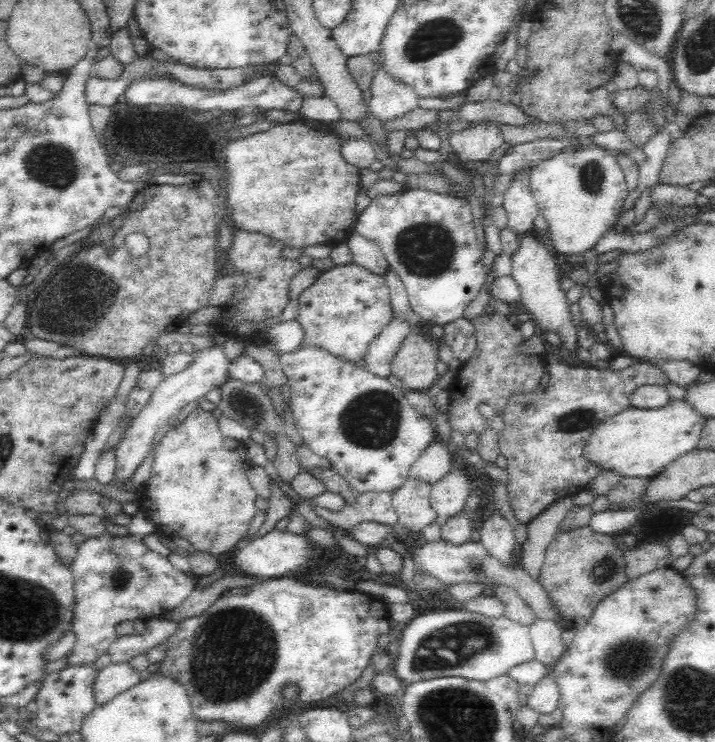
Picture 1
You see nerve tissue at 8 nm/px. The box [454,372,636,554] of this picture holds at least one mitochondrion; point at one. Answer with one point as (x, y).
(573, 419)

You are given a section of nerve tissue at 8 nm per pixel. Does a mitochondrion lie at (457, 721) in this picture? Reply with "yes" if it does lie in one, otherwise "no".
yes

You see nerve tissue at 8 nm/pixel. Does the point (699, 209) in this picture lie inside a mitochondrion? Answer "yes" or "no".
no

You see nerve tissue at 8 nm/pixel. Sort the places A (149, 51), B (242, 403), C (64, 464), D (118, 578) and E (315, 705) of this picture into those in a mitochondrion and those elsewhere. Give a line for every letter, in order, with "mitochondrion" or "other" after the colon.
A: other
B: mitochondrion
C: other
D: mitochondrion
E: other

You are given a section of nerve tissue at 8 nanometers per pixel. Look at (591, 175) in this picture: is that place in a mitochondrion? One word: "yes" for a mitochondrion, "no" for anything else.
yes

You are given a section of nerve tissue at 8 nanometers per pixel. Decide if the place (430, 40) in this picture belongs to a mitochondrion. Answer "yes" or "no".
yes

